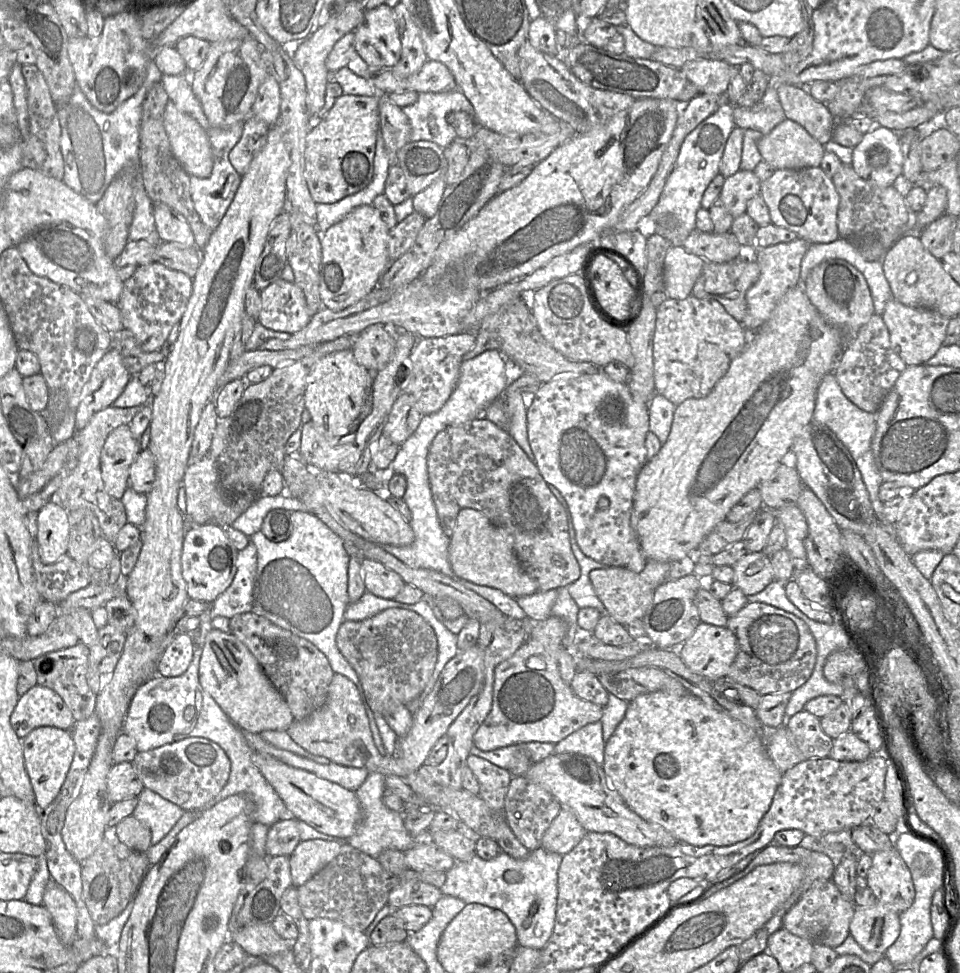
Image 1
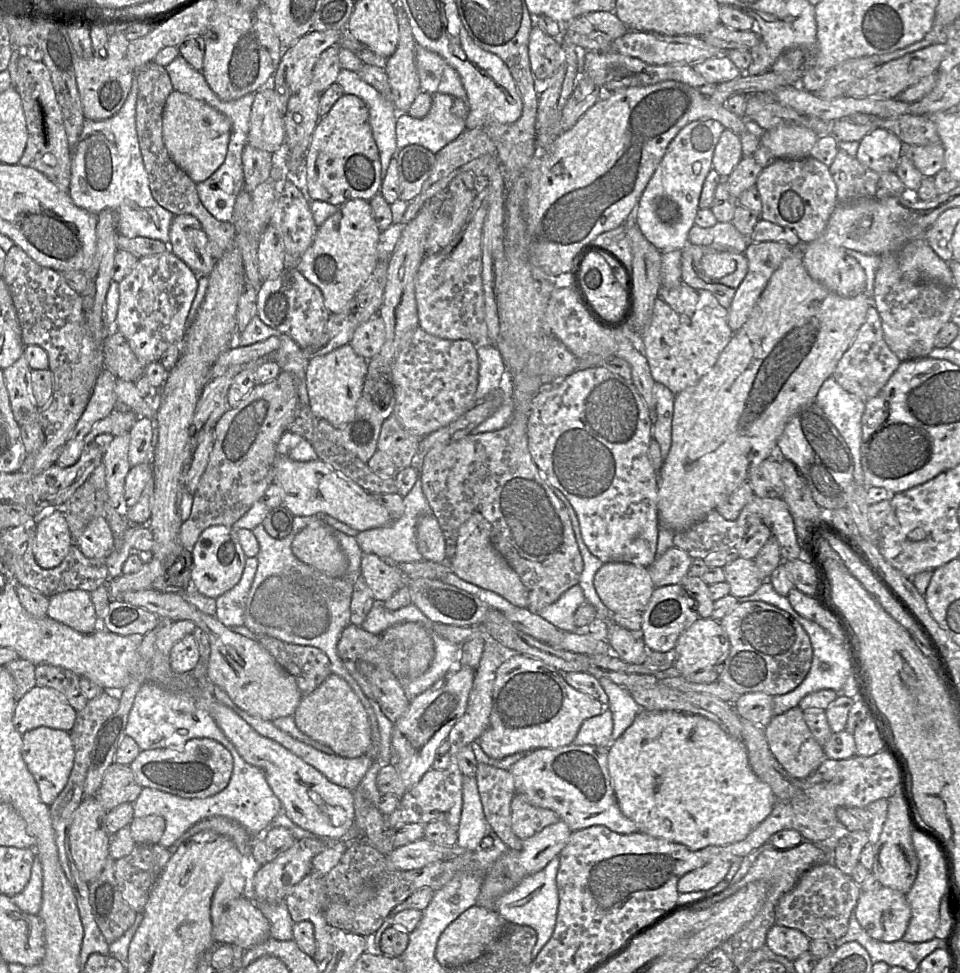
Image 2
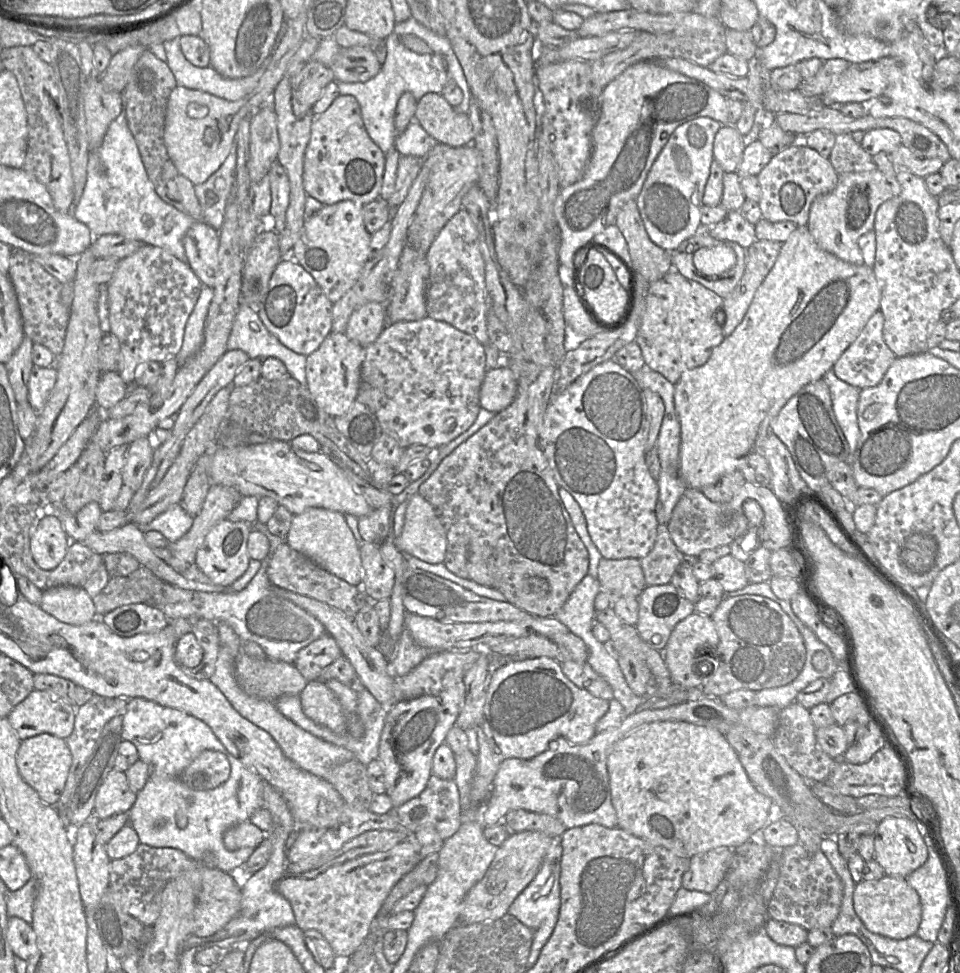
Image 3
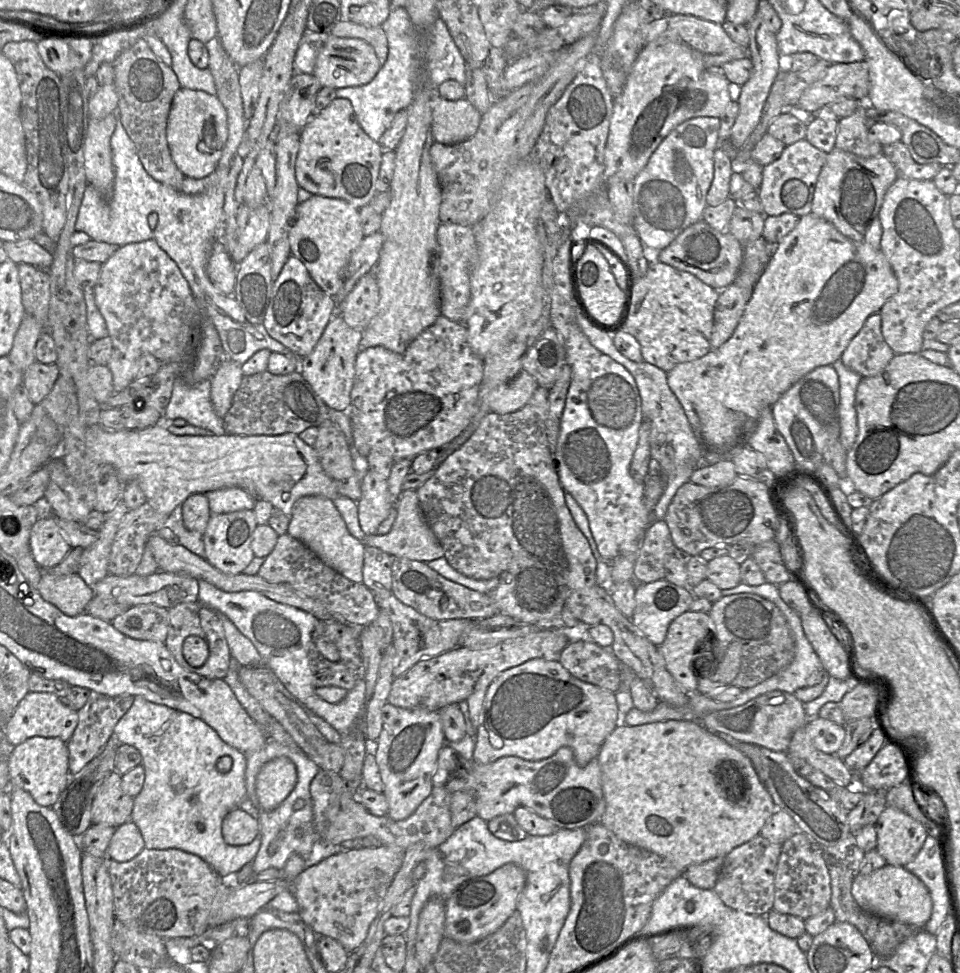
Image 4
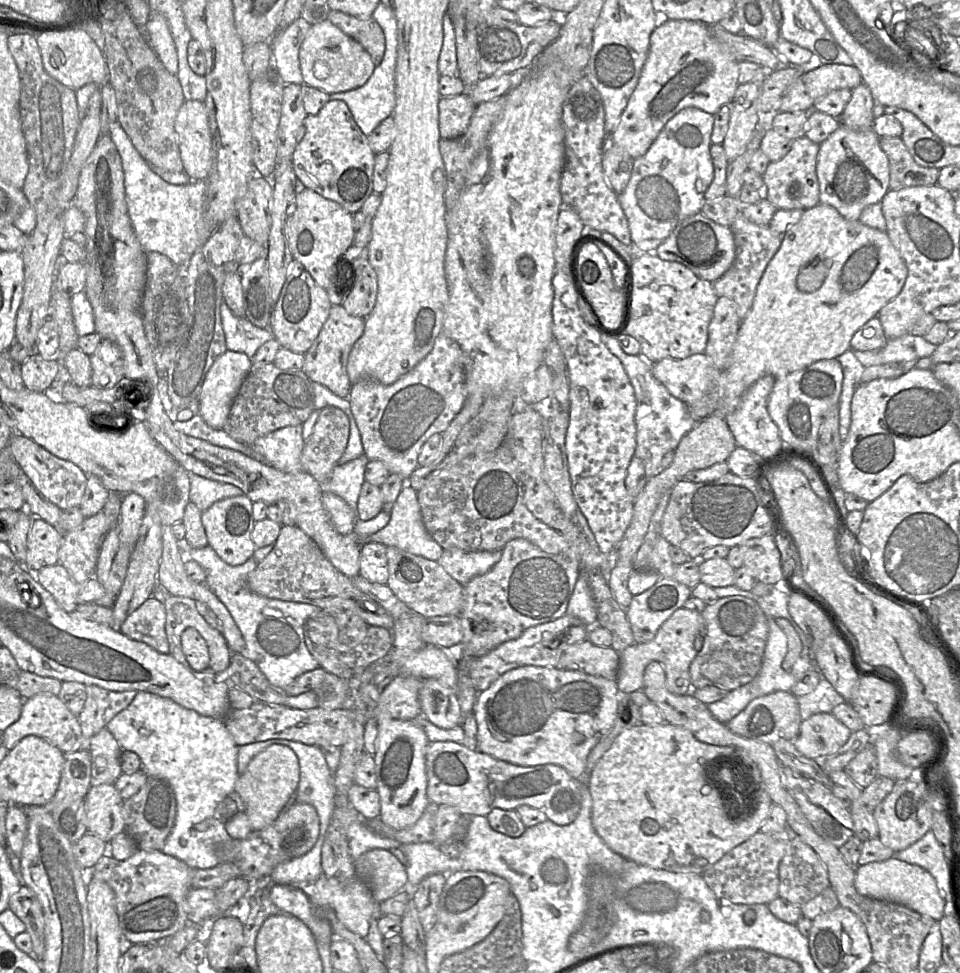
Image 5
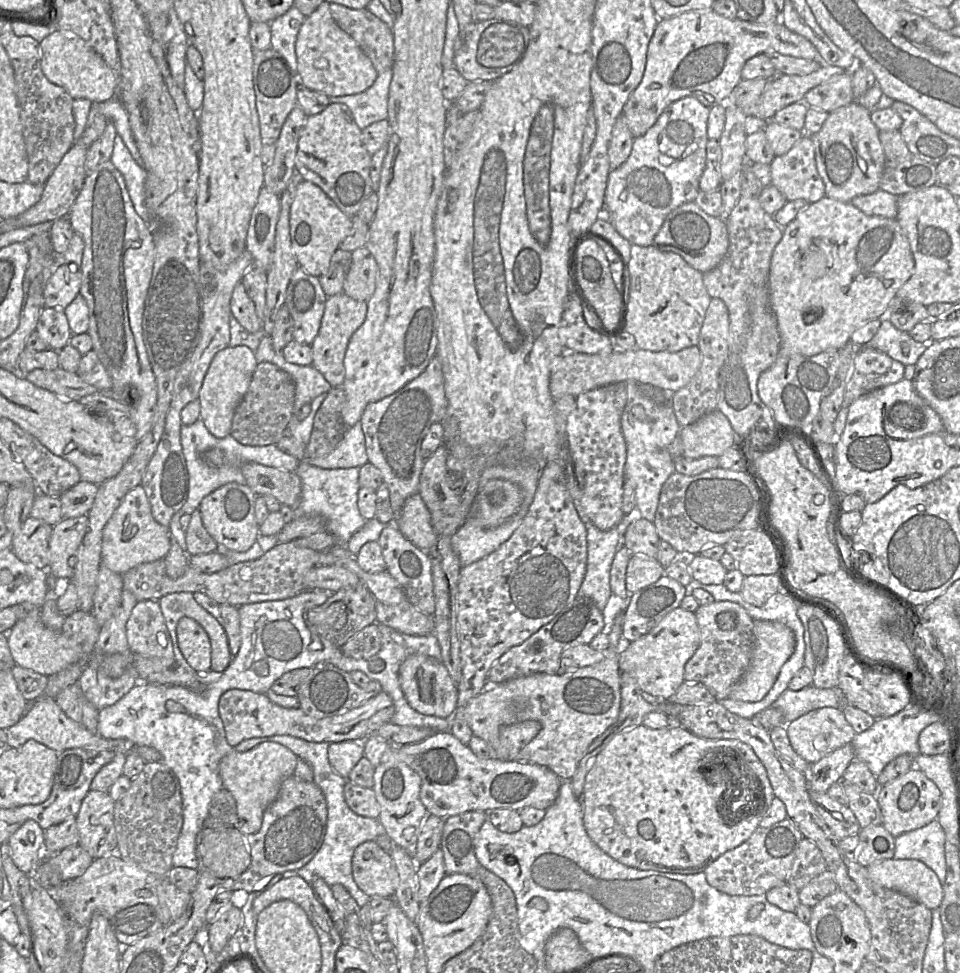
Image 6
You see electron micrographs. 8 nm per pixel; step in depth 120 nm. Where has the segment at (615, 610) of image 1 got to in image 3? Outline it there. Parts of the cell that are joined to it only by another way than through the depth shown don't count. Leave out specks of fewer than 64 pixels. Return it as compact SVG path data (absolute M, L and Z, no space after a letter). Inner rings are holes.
M601 559L598 577L601 591L611 596L638 598L646 582L639 559Z

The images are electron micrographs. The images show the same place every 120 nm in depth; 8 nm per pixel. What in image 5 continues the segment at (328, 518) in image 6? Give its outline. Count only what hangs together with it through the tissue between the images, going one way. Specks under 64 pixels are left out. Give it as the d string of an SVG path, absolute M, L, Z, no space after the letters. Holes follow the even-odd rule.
M362 454L343 465L336 465L326 481L320 485L323 493L333 493L342 498L357 515L358 498L365 482L365 468L369 459Z

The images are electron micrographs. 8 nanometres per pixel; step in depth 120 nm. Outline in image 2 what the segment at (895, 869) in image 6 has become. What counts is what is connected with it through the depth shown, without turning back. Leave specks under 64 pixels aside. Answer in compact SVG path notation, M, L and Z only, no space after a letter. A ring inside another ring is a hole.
M881 886L871 892L861 892L854 915L870 937L890 943L901 940L905 934L911 909L906 894Z

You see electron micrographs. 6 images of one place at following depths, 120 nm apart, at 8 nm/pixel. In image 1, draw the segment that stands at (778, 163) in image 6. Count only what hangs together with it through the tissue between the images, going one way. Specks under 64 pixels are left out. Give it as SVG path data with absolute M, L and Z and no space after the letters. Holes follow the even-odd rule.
M821 167L803 169L778 169L767 180L761 182L760 195L765 201L772 224L794 232L798 238L809 243L828 244L839 239L837 227L837 212L839 207L839 194L830 177Z

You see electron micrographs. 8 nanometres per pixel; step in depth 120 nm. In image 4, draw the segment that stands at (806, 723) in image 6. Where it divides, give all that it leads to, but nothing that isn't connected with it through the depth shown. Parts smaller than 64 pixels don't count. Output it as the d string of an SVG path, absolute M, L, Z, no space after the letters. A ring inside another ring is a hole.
M824 718L809 719L805 725L812 745L819 751L835 755L845 739L845 726Z

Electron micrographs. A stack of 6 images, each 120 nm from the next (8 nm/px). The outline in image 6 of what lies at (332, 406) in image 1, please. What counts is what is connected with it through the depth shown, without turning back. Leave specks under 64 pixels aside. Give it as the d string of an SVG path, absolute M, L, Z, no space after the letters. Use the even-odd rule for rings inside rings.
M344 292L327 297L321 326L311 344L312 363L332 388L341 388L344 376L344 356L350 337L366 318L367 302L350 298Z

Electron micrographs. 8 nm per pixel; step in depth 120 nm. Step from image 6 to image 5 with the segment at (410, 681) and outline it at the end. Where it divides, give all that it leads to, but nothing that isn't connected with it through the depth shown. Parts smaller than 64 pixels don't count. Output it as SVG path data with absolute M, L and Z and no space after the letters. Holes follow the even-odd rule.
M434 678L423 680L419 691L422 715L441 729L462 725L462 713L455 692Z

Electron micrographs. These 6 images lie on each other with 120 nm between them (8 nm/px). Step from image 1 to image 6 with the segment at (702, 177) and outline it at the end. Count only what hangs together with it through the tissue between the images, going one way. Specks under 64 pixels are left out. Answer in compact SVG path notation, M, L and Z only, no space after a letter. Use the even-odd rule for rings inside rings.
M684 97L670 104L647 132L634 139L628 159L608 175L604 196L604 212L618 233L631 244L653 245L653 240L666 217L678 206L694 202L706 165L707 122L710 108L696 98Z

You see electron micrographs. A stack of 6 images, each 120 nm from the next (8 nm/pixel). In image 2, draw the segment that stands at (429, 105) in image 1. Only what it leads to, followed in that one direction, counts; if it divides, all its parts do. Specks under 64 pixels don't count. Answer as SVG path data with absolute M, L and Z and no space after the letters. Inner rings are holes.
M432 94L432 104L428 114L423 118L413 118L407 112L398 113L396 117L396 146L397 153L408 145L420 145L436 154L444 146L455 140L466 130L465 122L451 121L448 111L451 110L453 97L448 94Z

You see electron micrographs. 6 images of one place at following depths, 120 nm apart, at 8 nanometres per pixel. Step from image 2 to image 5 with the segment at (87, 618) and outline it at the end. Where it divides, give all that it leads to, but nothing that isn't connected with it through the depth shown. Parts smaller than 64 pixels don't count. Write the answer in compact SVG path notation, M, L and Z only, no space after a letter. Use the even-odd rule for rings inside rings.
M60 563L43 567L35 572L39 583L54 597L66 612L74 612L79 605L80 584L75 582L67 569Z

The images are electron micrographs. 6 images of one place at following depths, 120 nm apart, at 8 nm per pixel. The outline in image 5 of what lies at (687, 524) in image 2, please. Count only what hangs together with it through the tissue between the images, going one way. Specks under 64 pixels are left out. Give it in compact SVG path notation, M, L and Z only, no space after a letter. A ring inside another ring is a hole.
M819 203L813 208L804 210L800 220L796 224L789 227L788 230L782 235L781 245L767 265L757 286L752 307L745 319L740 324L737 337L729 358L729 366L722 370L718 370L713 366L710 358L708 358L704 353L701 353L691 355L684 359L664 358L654 364L651 364L652 373L654 377L659 380L675 398L681 400L685 404L691 404L699 400L708 389L715 389L715 392L719 397L719 404L712 415L723 416L726 418L728 414L732 413L738 407L744 392L759 378L765 375L772 375L775 378L784 377L794 371L801 370L819 360L838 358L841 354L850 350L850 341L856 331L871 318L878 318L879 311L901 292L907 275L907 266L896 248L893 246L892 242L889 239L889 236L885 231L880 231L865 226L859 220L847 220L843 216L841 216L840 213L832 206ZM813 262L823 262L828 268L828 275L823 285L818 290L812 293L803 293L797 288L797 276L804 267L812 264Z

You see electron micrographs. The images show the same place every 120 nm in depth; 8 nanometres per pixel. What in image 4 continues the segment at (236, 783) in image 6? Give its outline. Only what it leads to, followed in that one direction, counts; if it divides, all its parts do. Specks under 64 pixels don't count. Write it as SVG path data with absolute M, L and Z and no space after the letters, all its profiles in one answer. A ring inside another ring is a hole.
M287 757L267 762L256 779L259 807L265 811L278 807L293 790L296 781L295 764Z

